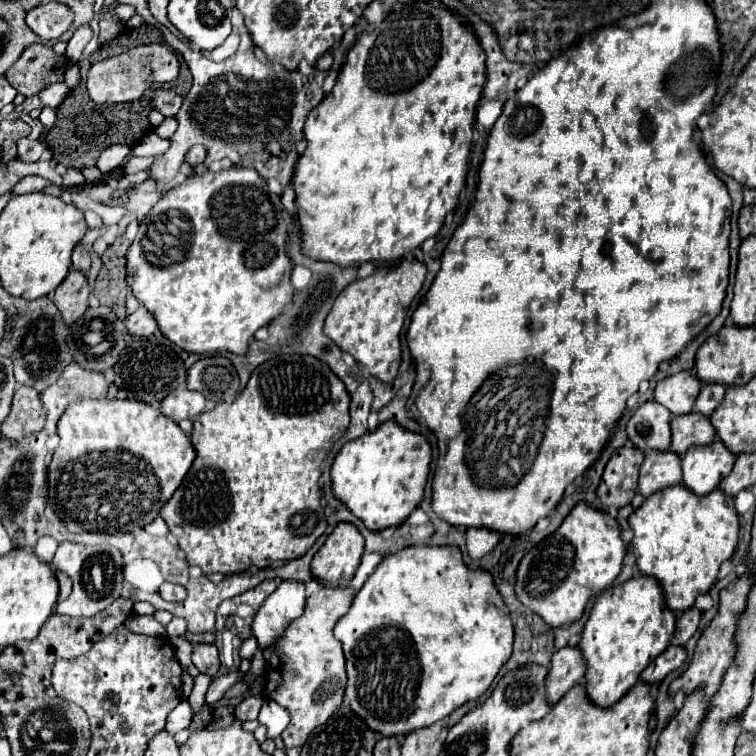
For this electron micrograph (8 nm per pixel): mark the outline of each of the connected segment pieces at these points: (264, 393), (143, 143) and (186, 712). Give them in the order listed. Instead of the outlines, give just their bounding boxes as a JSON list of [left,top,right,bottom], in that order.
[[161,355,351,575],[131,133,171,157],[165,701,191,735]]

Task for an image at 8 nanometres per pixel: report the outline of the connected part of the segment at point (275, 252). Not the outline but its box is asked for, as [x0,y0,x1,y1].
[127,167,293,355]

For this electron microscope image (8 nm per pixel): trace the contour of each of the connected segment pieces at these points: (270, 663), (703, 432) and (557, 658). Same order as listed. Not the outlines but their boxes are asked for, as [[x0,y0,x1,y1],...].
[[263,587,355,747],[671,413,715,455],[547,647,587,705]]

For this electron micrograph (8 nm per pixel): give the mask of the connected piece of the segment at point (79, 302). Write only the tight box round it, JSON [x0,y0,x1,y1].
[53,269,89,323]

